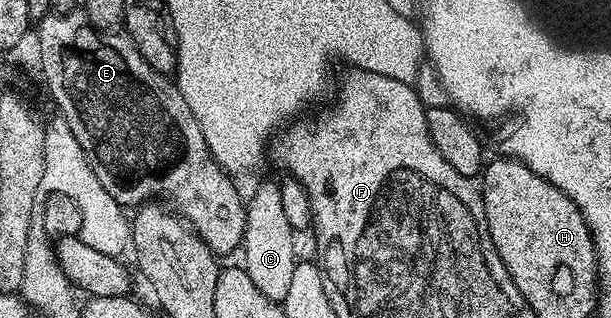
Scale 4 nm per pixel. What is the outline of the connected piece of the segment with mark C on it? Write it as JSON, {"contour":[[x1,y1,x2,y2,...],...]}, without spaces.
{"contour":[[261,184,253,192,253,197,248,197,245,209,245,261,243,267,245,273,267,294,267,298,284,302,287,298,287,289,291,287,291,277,295,275,295,266,299,263,297,256,297,244,293,241,293,224,289,221,289,212,285,209,285,200,281,197,281,188,277,184]]}

